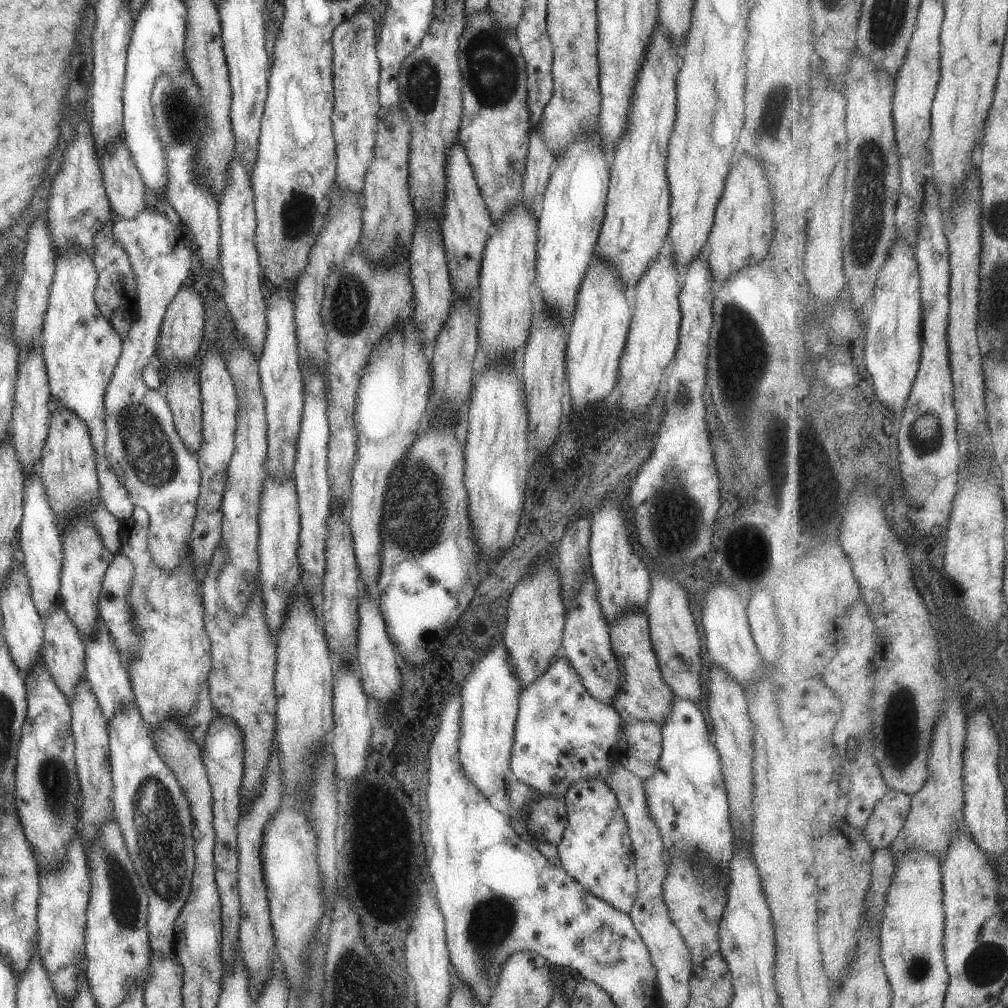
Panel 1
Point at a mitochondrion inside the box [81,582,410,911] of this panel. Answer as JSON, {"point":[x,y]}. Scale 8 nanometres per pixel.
{"point":[159,833]}

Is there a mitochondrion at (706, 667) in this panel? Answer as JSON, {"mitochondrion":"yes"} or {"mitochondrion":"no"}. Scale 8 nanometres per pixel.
{"mitochondrion":"no"}

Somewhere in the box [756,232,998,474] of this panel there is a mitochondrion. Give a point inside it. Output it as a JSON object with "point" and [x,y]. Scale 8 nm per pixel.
{"point":[927,435]}

